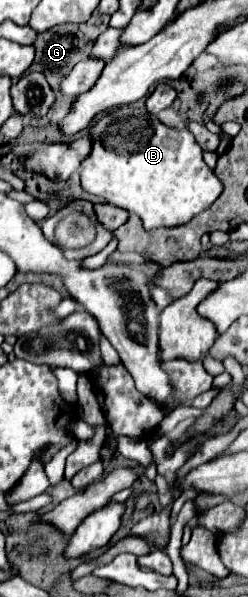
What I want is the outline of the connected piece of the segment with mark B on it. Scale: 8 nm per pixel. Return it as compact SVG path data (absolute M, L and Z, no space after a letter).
M133 104L121 106L103 114L95 126L89 128L93 138L93 152L81 162L81 186L85 192L103 198L107 204L119 206L127 212L137 214L143 220L147 230L161 226L181 226L187 224L193 216L209 208L221 194L223 184L213 174L213 170L201 158L201 146L195 142L193 134L185 128L171 128L161 124L145 108L135 108Z

